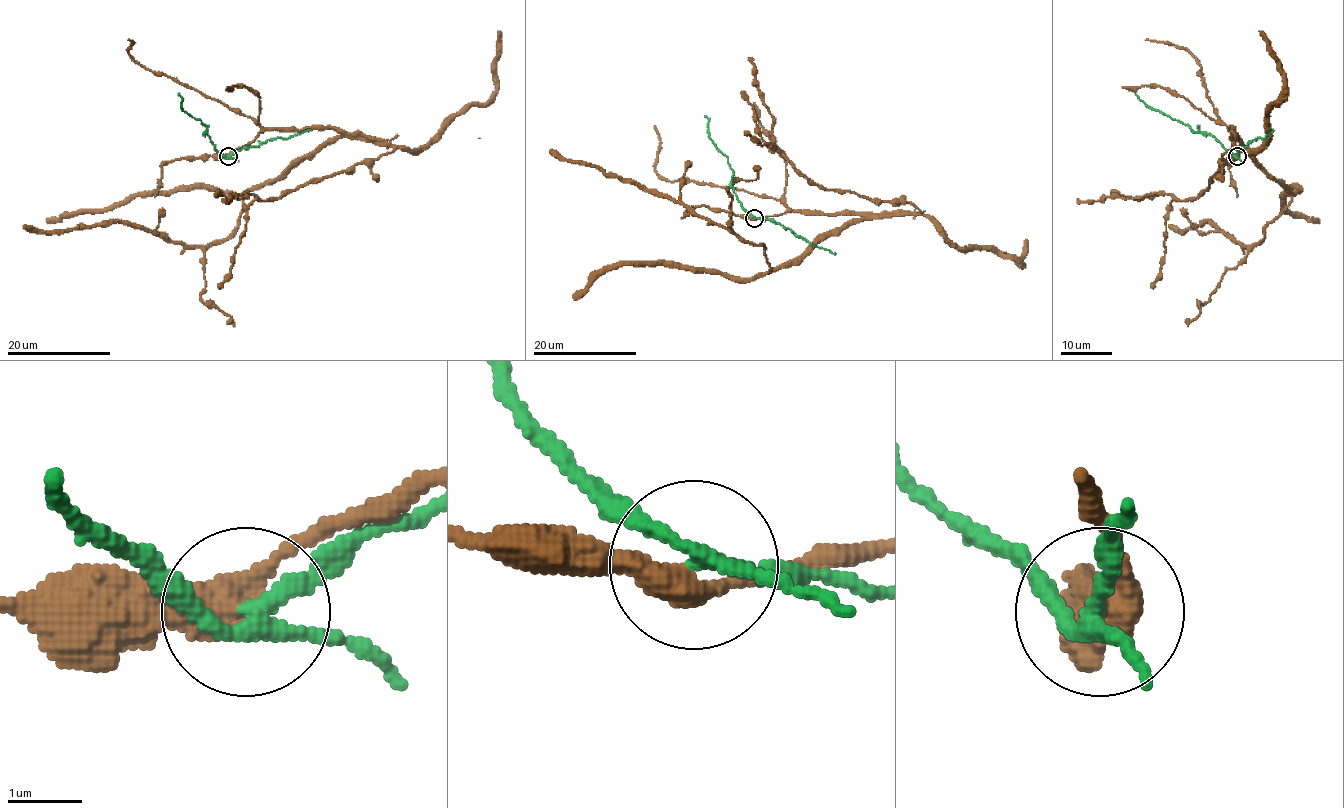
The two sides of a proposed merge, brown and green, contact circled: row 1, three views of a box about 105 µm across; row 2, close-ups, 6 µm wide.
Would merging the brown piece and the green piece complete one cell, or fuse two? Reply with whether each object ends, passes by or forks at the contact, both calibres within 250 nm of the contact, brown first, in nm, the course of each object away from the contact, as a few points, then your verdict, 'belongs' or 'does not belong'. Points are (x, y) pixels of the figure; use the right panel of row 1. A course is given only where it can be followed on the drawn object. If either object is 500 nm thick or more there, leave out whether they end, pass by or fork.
brown passes by | green forks | 400/180 nm | brown via (1237, 156), (1234, 129), (1291, 195), (1261, 240), (1242, 246), (1216, 224), (1185, 231), (1168, 224) | green via (1237, 156), (1213, 137), (1193, 131), (1188, 125), (1149, 108), (1135, 93) | does not belong

